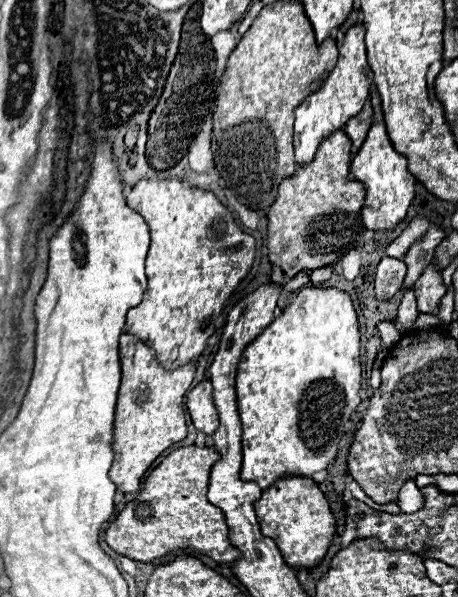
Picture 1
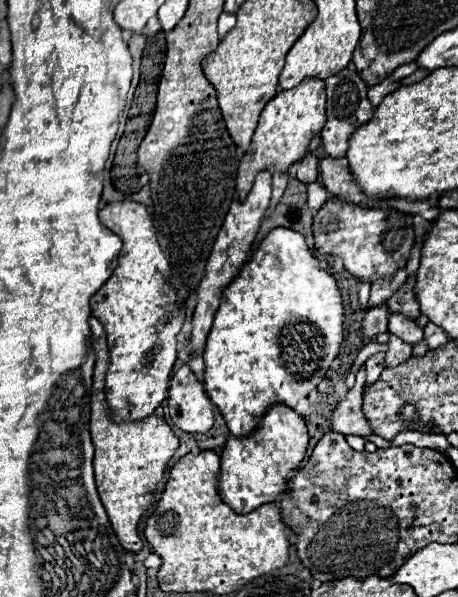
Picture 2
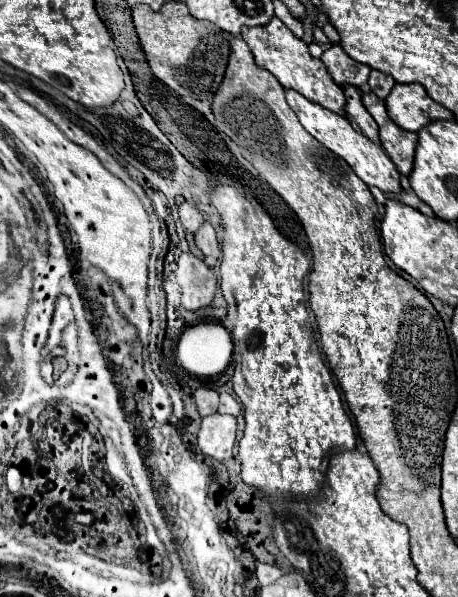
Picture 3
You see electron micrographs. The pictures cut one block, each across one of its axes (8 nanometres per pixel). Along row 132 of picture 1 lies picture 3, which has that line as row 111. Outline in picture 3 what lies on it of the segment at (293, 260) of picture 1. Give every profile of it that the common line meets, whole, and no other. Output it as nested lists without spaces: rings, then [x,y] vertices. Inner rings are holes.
[[[272,18],[264,28],[242,28],[242,38],[250,46],[256,66],[272,72],[284,88],[292,88],[314,104],[320,104],[326,110],[346,116],[346,98],[342,88],[336,86],[334,80],[328,76],[328,70],[322,66],[322,60],[312,58],[308,54],[308,46],[300,38],[296,38],[278,18]]]

